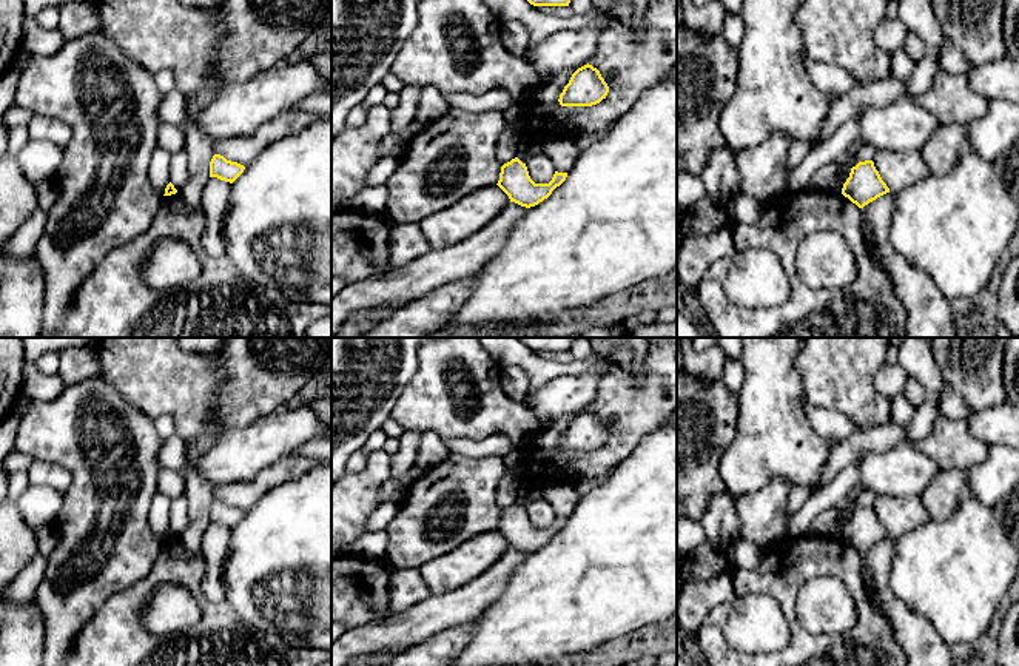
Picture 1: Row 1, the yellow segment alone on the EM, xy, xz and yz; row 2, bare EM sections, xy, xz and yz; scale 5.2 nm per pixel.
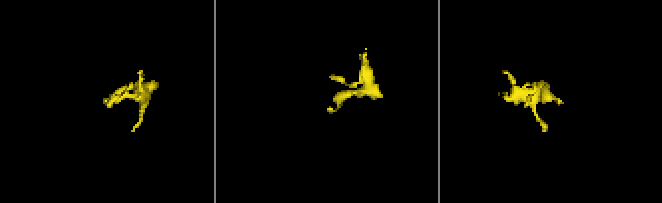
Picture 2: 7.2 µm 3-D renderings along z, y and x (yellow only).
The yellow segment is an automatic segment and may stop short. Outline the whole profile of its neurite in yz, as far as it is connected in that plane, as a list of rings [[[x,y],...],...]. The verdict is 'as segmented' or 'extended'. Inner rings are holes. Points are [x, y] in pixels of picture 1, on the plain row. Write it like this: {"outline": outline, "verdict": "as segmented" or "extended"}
{"outline": [[[873,506],[859,507],[853,512],[842,533],[842,540],[859,553],[863,553],[886,538],[890,538],[890,533],[882,526]]], "verdict": "as segmented"}

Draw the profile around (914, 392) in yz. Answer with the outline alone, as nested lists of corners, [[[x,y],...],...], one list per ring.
[[[906,378],[903,393],[916,409],[923,402],[927,395],[923,385],[911,378]]]

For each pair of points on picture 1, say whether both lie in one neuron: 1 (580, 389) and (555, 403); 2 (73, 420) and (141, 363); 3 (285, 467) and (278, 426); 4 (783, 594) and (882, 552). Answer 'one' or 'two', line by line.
1: one
2: two
3: two
4: two

